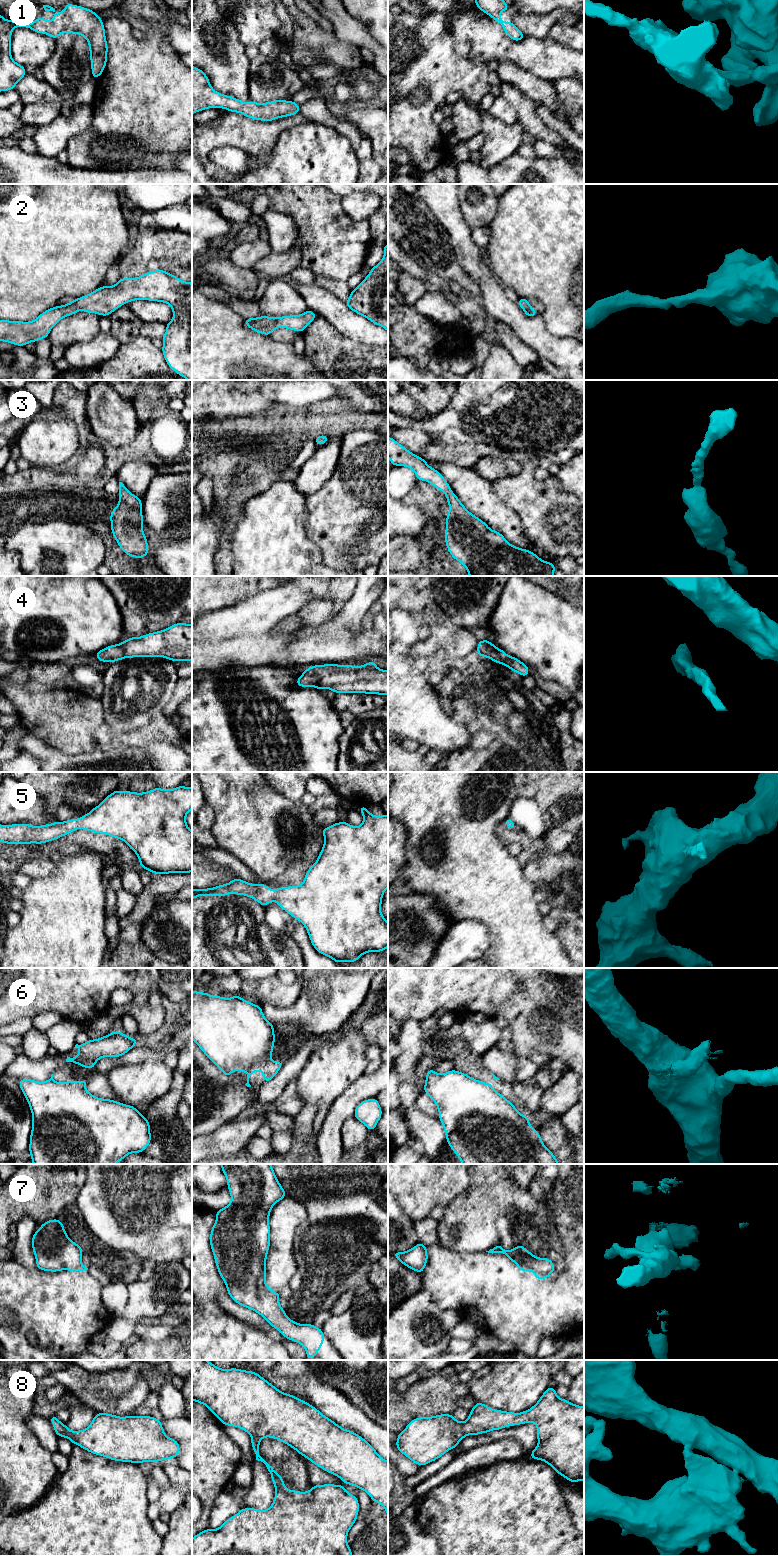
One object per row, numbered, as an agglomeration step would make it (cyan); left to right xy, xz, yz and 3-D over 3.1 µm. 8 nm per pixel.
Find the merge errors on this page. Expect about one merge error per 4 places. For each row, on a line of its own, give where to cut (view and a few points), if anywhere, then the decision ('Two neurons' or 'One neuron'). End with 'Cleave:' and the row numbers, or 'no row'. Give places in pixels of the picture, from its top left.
1: No split. One neuron
2: No split. One neuron
3: No split. One neuron
4: No split. One neuron
5: No split. One neuron
6: Split along xz (270, 1055), (260, 1063), (253, 1065), (246, 1072). Two neurons
7: Split along yz (489, 1250), (519, 1253), (517, 1260), (532, 1269). Two neurons
8: No split. One neuron
Cleave: 6, 7

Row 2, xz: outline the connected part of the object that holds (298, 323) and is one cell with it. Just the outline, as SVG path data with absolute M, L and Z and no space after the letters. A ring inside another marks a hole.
M307 310L300 315L269 317L262 315L256 318L245 318L245 325L255 332L269 336L276 328L286 328L302 332L315 319L317 313Z

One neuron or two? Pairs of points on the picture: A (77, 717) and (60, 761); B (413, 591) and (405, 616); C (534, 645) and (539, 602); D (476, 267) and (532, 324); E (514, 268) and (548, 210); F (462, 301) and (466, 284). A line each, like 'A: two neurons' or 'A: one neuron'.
A: two neurons
B: two neurons
C: one neuron
D: one neuron
E: one neuron
F: two neurons

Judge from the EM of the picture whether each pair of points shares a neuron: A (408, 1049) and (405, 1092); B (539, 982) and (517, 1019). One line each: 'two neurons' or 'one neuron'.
A: one neuron
B: two neurons

